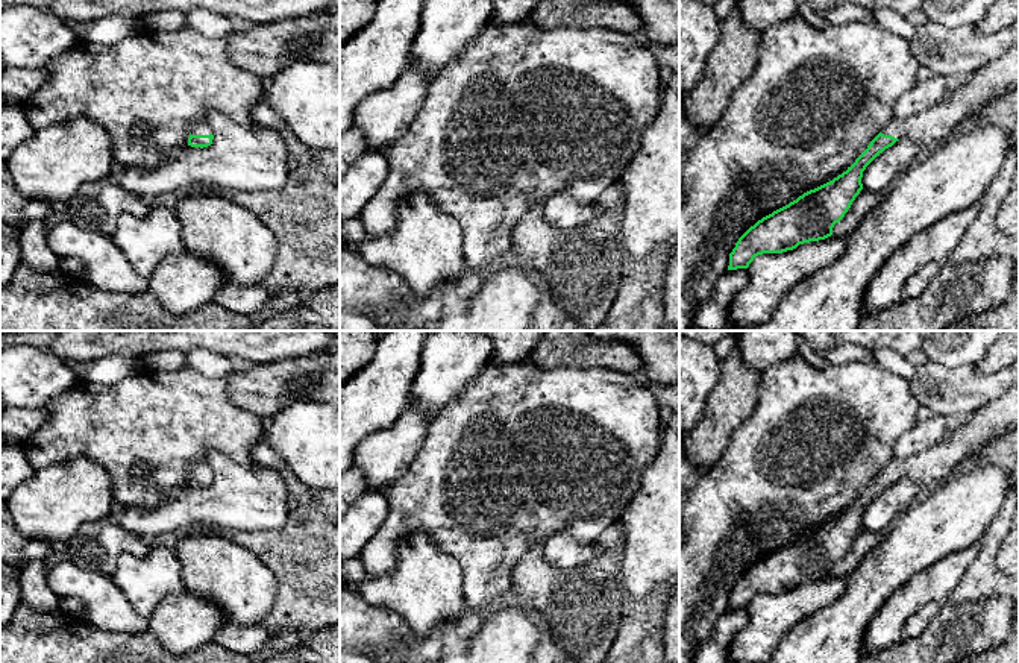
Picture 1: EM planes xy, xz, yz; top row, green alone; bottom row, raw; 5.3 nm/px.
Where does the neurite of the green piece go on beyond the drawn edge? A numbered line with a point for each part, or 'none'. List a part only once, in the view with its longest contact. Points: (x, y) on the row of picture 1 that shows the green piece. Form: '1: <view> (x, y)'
1: xy (202, 128)

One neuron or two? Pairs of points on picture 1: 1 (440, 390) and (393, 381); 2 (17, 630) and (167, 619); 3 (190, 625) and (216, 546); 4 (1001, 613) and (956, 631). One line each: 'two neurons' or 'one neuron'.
1: two neurons
2: two neurons
3: two neurons
4: one neuron

